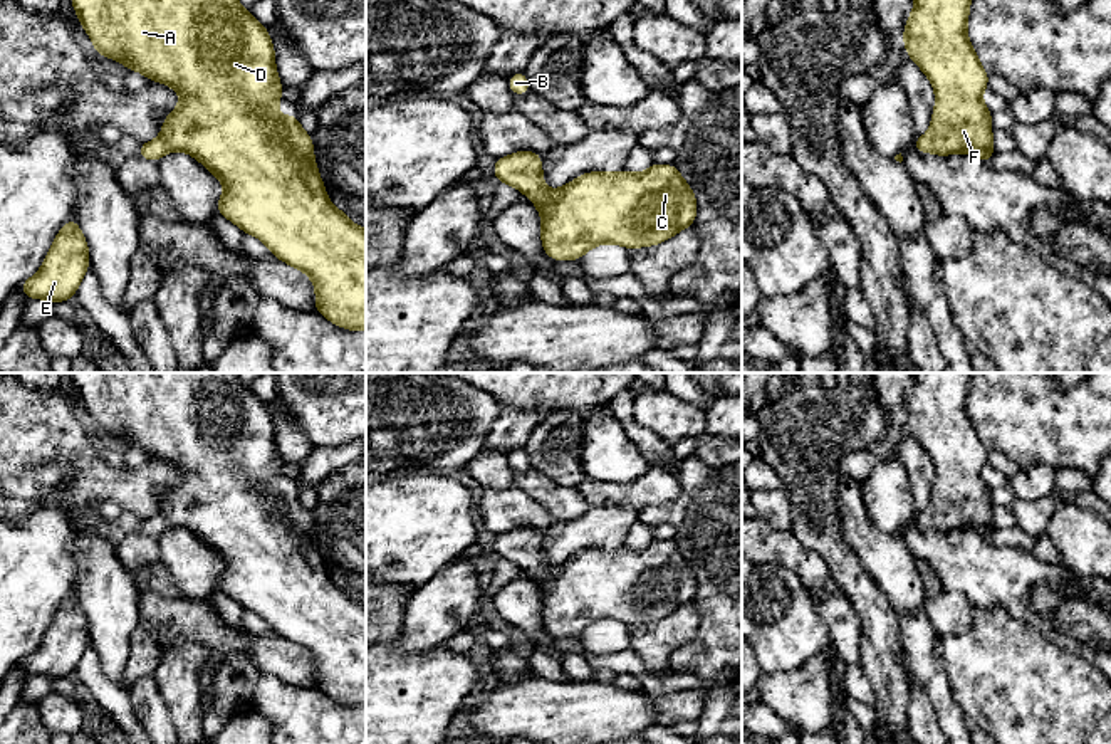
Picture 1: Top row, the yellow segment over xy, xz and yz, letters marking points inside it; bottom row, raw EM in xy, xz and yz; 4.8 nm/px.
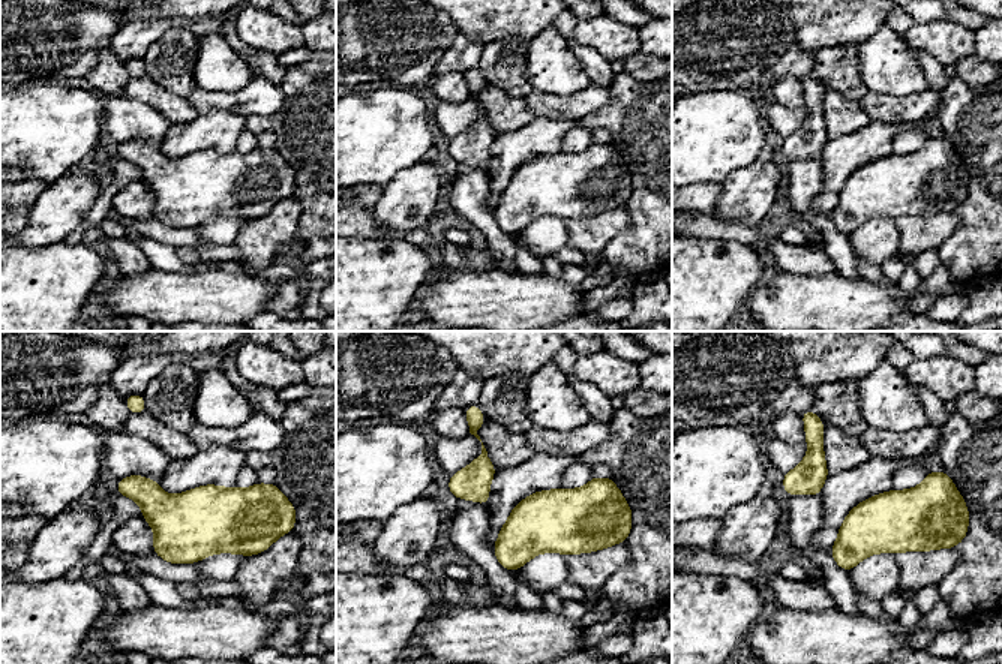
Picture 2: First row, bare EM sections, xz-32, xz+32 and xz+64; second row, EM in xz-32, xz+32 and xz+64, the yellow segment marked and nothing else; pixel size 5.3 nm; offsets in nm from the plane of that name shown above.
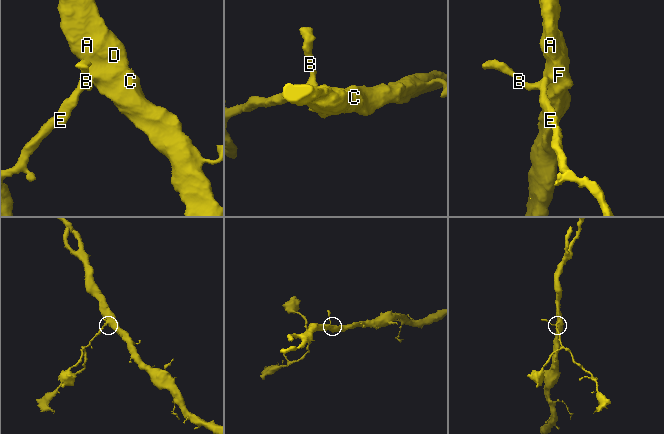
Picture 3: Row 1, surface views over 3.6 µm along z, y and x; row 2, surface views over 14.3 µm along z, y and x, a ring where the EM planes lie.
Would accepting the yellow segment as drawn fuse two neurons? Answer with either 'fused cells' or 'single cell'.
single cell

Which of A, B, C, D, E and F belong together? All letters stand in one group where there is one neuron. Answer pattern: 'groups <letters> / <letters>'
groups A B C D E F

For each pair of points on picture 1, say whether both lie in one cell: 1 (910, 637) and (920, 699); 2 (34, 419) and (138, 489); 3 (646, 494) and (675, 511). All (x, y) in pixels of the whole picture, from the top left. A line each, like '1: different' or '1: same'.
1: different
2: same
3: different

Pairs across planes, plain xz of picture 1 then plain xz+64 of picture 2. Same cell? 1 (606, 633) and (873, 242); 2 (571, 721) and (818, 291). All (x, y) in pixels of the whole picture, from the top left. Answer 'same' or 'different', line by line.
1: same
2: same

